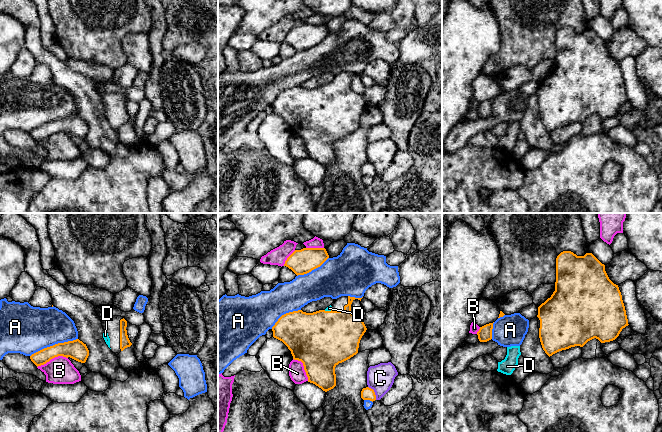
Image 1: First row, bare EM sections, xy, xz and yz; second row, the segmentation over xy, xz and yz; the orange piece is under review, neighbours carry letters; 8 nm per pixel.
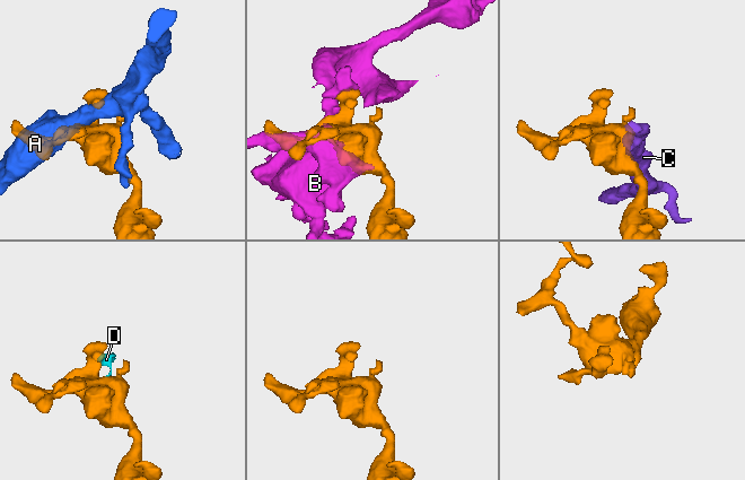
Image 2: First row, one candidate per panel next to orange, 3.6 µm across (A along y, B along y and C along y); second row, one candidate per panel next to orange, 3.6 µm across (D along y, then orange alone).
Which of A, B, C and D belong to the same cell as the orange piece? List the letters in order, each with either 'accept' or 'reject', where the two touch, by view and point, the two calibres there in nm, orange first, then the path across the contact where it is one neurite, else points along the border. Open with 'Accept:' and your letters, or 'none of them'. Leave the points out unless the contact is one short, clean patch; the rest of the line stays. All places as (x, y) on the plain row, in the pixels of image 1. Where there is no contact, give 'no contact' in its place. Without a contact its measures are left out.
Accept: D
A: reject; meets orange in xy at (53, 121); 160 nm thick on the orange side, 380 nm on the other
B: reject; meets orange in xy at (52, 134); 160 nm thick on the orange side, 220 nm on the other
C: reject; meets orange in xz at (374, 168); 100 nm thick on the orange side, 220 nm on the other; border along xz (368, 162), (373, 166), (376, 175)
D: accept; meets orange in xz at (327, 87); 460 nm thick on the orange side, 40 nm on the other

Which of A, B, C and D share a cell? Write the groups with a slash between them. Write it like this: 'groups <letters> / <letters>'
groups A / B / C / D

